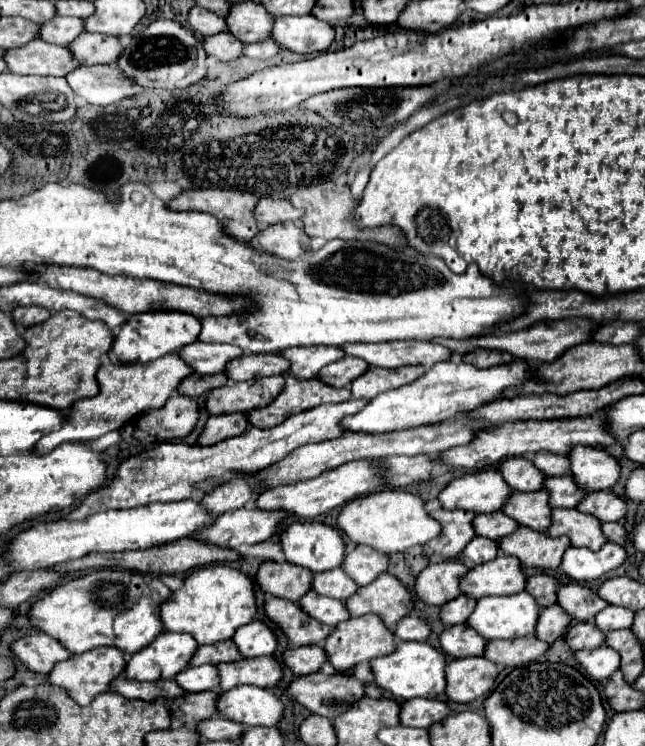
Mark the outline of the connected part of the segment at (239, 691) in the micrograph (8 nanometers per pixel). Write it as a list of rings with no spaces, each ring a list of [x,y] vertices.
[[[236,686],[228,692],[220,692],[218,710],[244,726],[276,726],[284,718],[282,700],[258,686]]]

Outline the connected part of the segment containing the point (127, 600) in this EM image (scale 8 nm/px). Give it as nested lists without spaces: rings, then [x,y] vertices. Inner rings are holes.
[[[94,570],[82,578],[70,578],[50,590],[32,606],[30,620],[74,654],[98,646],[118,646],[126,654],[136,654],[164,632],[158,610],[170,596],[172,590],[164,586],[158,576],[130,570]]]

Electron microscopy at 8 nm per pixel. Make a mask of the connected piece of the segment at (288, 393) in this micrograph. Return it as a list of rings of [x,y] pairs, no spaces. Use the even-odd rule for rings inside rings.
[[[286,376],[282,394],[270,402],[270,406],[250,410],[248,422],[250,426],[258,428],[274,428],[282,424],[288,416],[316,408],[320,404],[338,404],[350,400],[352,394],[348,388],[332,388],[318,378],[310,380],[296,380]]]

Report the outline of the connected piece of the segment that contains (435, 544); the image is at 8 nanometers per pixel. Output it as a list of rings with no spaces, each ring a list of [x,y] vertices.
[[[436,510],[432,516],[442,524],[442,534],[434,540],[430,540],[424,546],[424,554],[430,558],[442,556],[442,558],[458,558],[466,544],[476,536],[472,520],[476,514],[470,514],[468,510]]]

